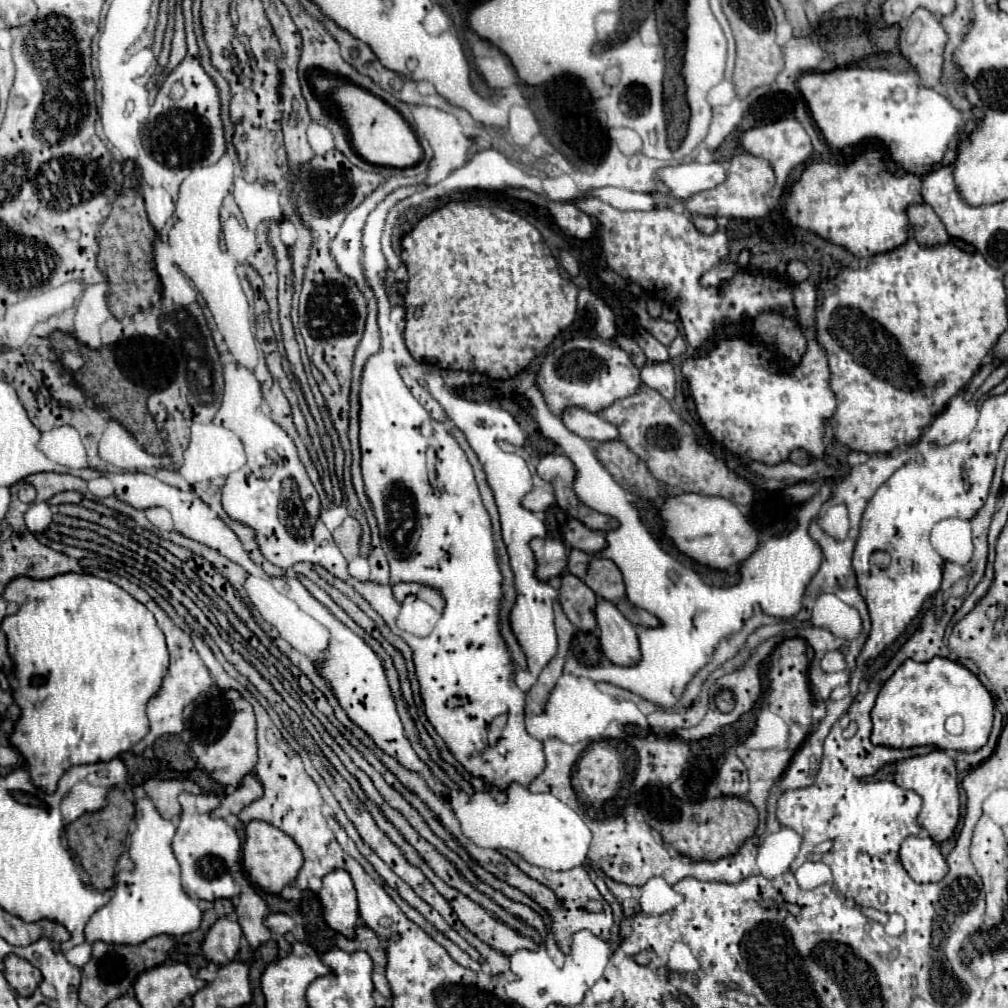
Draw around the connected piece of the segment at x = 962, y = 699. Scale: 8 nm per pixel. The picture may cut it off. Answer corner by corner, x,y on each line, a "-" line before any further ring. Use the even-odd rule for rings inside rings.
933,657
927,663
907,659
881,687
875,707
871,711
873,731
871,743
891,749
909,747
935,747
935,749
957,749
965,753
979,751
991,733
995,703
989,689
981,679
963,667
959,661
-
949,715
963,717
963,733
951,735
945,729

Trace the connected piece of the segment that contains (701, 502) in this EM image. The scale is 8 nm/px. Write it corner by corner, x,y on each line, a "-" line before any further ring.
697,493
669,495
665,505
661,507
661,517
665,521
667,535
673,539
673,543
681,553
715,569
727,569
729,555
731,565
745,561
757,549
759,543
757,529
737,509
735,503
723,497
707,497

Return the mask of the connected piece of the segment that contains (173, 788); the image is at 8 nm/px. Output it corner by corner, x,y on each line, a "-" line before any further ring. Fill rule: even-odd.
149,779
145,781
145,791
153,799
157,811
165,815
165,819
173,819
181,815
181,805
177,801
181,791
189,791
193,795
199,795
201,789
195,785
191,779
169,779
169,781
159,781
159,779

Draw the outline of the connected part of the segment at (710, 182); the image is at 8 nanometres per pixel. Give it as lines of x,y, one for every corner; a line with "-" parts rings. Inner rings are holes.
713,161
713,163
681,163
673,167
659,169
659,179
669,187
671,195
677,199
687,199
695,193
713,189
715,185
727,179
727,169

